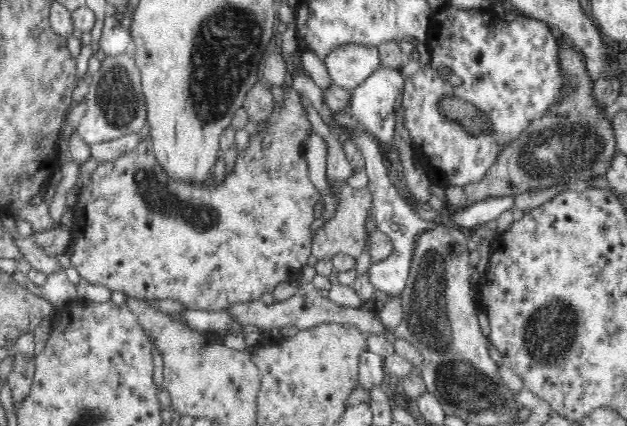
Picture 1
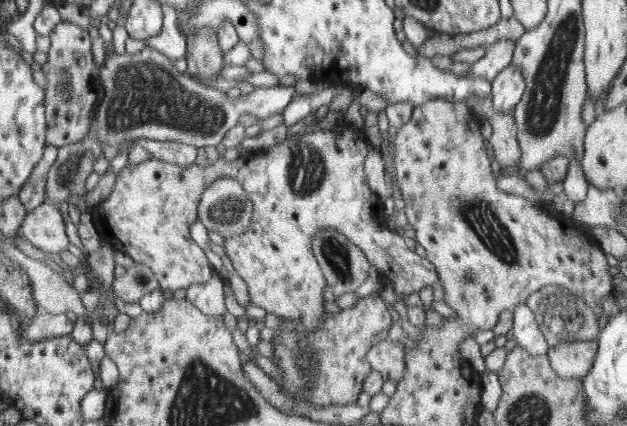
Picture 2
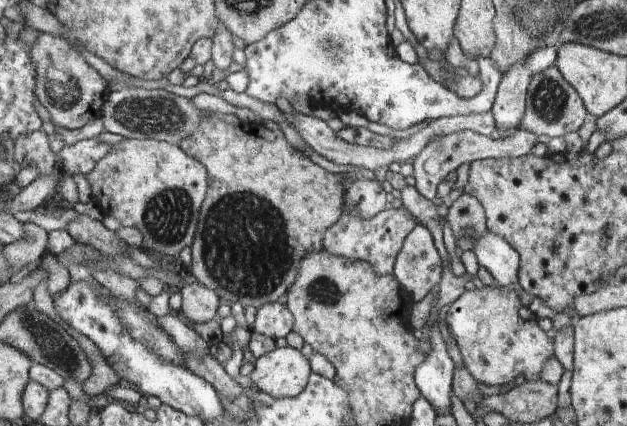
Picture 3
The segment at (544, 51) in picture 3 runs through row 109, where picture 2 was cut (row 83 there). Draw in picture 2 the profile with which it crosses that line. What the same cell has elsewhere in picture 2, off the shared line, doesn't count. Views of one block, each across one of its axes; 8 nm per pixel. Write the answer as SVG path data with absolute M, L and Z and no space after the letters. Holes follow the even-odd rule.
M514 63L502 69L491 82L492 103L497 112L512 112L523 99L526 80Z

